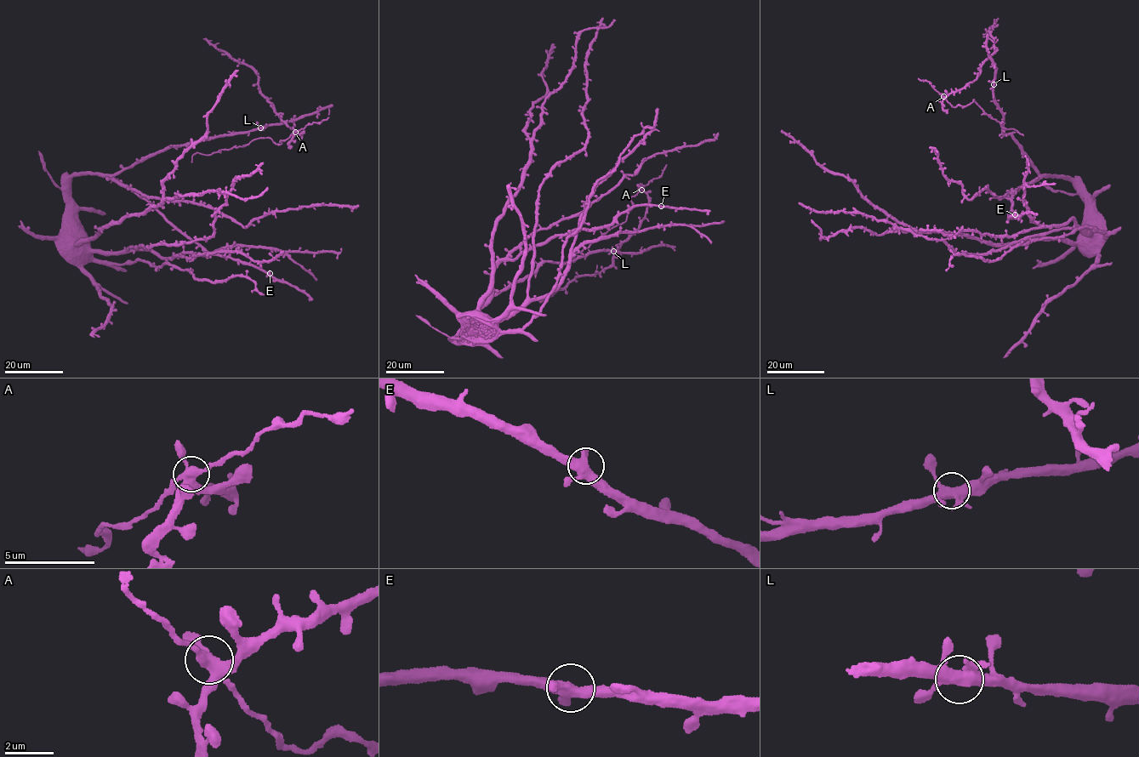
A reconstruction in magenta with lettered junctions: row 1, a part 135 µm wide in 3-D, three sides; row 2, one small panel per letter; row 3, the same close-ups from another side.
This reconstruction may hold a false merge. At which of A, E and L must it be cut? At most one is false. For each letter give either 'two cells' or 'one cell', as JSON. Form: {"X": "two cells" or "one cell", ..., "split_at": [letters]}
{"A": "two cells", "E": "one cell", "L": "one cell", "split_at": ["A"]}

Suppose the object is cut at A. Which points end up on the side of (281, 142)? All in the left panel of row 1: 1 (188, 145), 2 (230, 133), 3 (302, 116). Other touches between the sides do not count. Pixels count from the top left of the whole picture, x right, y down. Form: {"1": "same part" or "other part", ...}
{"1": "other part", "2": "other part", "3": "other part"}

